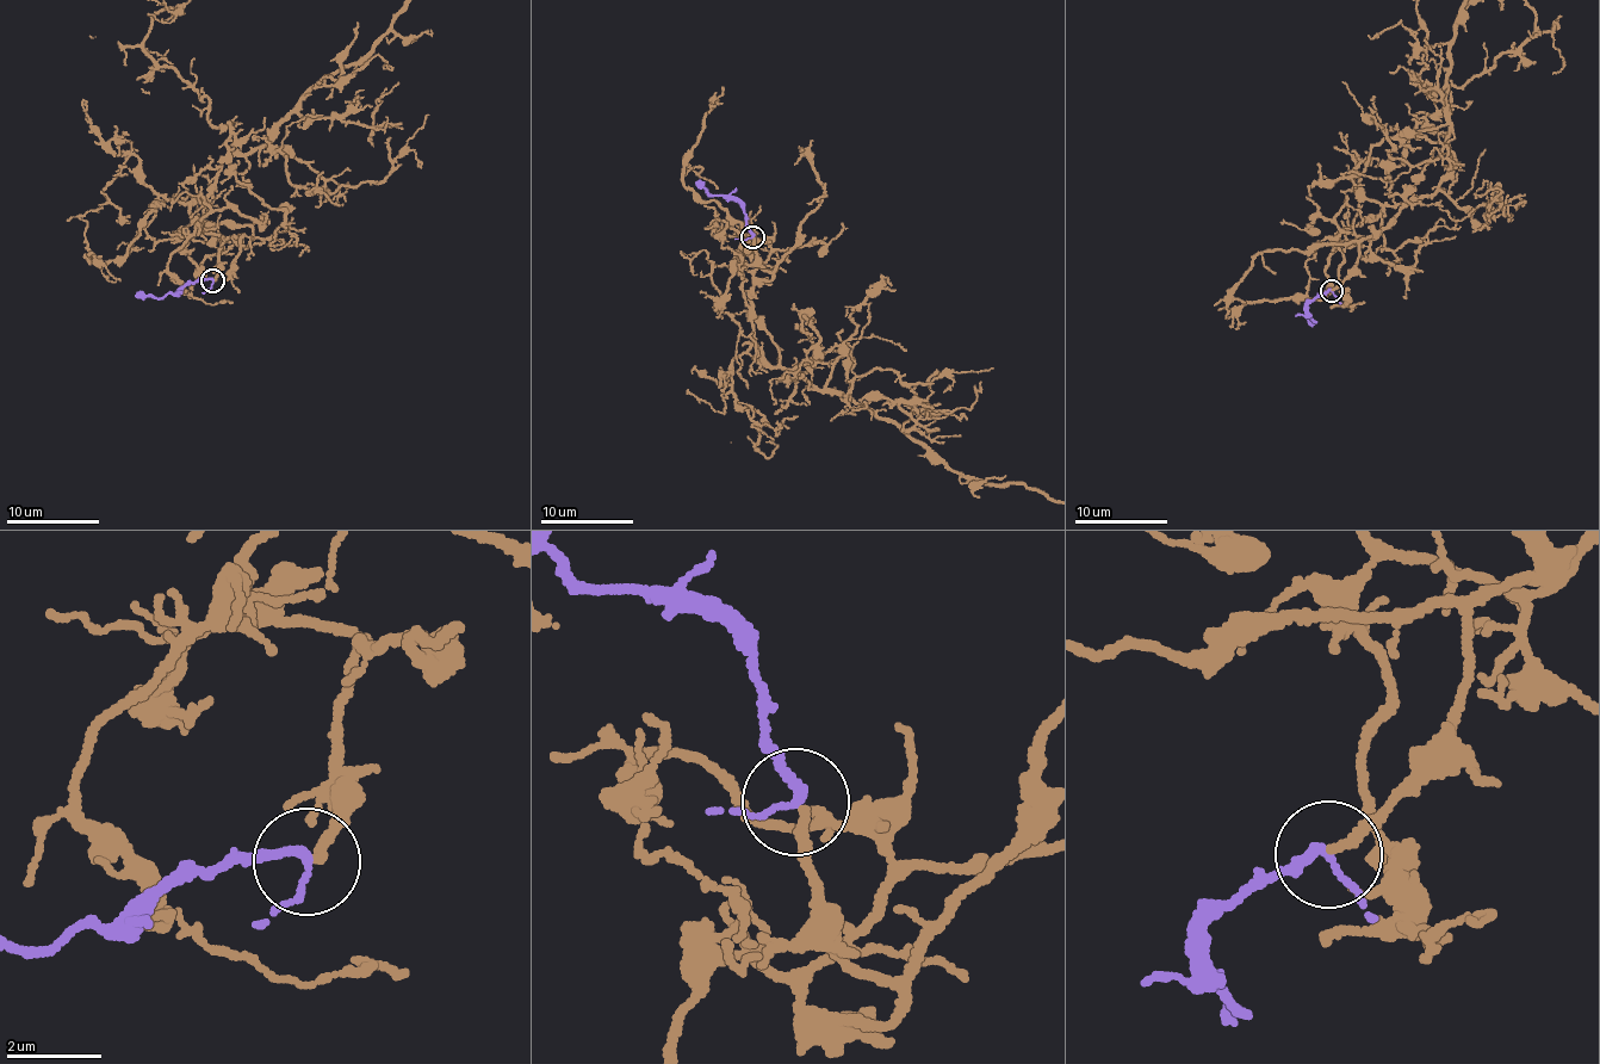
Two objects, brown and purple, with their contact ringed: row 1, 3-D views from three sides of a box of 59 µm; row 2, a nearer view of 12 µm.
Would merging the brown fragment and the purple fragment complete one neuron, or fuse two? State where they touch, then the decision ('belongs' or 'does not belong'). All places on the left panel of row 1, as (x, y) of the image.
at (212, 280); belongs

